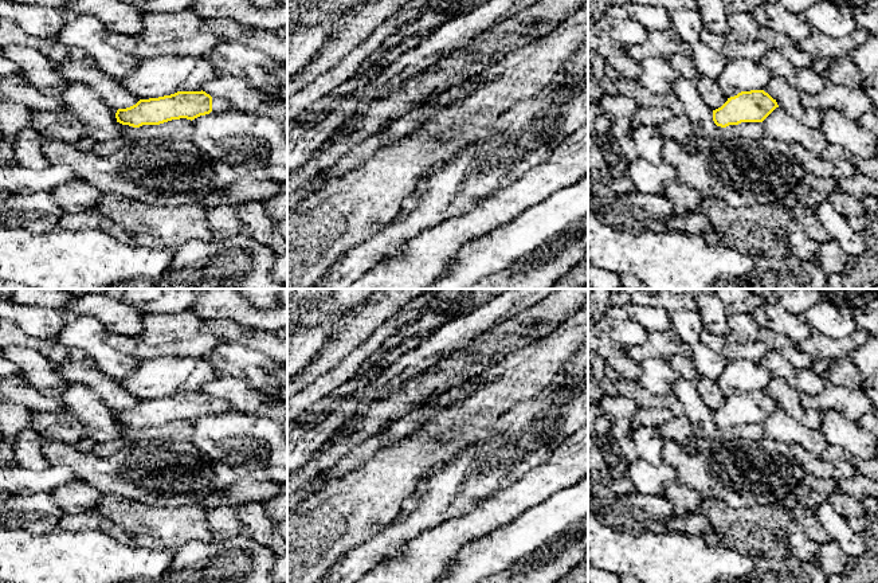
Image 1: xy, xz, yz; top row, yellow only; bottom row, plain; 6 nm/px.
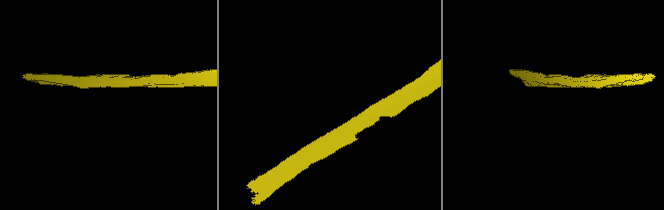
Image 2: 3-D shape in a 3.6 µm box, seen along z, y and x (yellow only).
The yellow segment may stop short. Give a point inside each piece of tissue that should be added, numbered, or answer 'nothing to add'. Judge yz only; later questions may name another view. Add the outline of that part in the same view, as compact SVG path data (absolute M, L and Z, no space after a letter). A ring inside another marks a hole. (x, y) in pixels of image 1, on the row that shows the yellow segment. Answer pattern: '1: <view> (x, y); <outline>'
nothing to add

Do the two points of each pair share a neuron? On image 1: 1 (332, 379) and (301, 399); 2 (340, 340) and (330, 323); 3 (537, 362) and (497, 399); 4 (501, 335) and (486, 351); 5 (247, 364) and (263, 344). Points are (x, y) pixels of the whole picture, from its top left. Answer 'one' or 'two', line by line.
1: one
2: two
3: one
4: one
5: two

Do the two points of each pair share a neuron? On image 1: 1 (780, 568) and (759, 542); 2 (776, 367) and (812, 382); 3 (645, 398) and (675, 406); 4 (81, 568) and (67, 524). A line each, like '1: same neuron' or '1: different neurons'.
1: different neurons
2: same neuron
3: same neuron
4: different neurons

